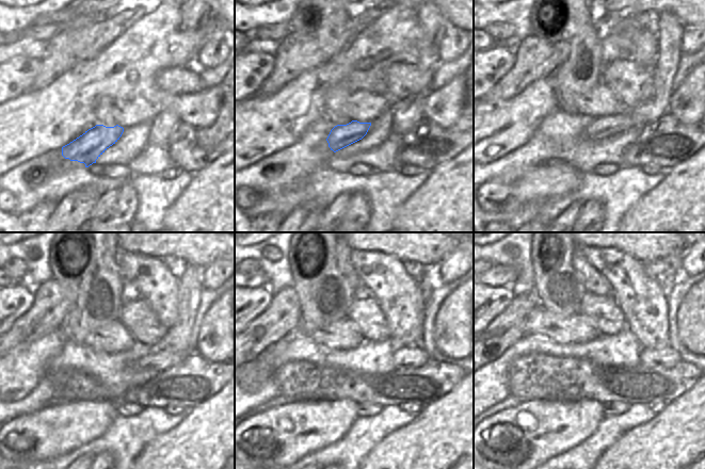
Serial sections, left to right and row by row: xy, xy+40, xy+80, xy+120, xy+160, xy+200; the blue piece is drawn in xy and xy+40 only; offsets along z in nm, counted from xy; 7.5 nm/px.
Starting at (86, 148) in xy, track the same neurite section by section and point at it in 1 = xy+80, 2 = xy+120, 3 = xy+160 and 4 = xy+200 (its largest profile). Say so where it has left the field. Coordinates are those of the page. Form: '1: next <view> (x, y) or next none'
1: next xy+80 (599, 129)
2: next xy+120 (160, 359)
3: next xy+160 (404, 356)
4: next xy+200 (667, 357)

